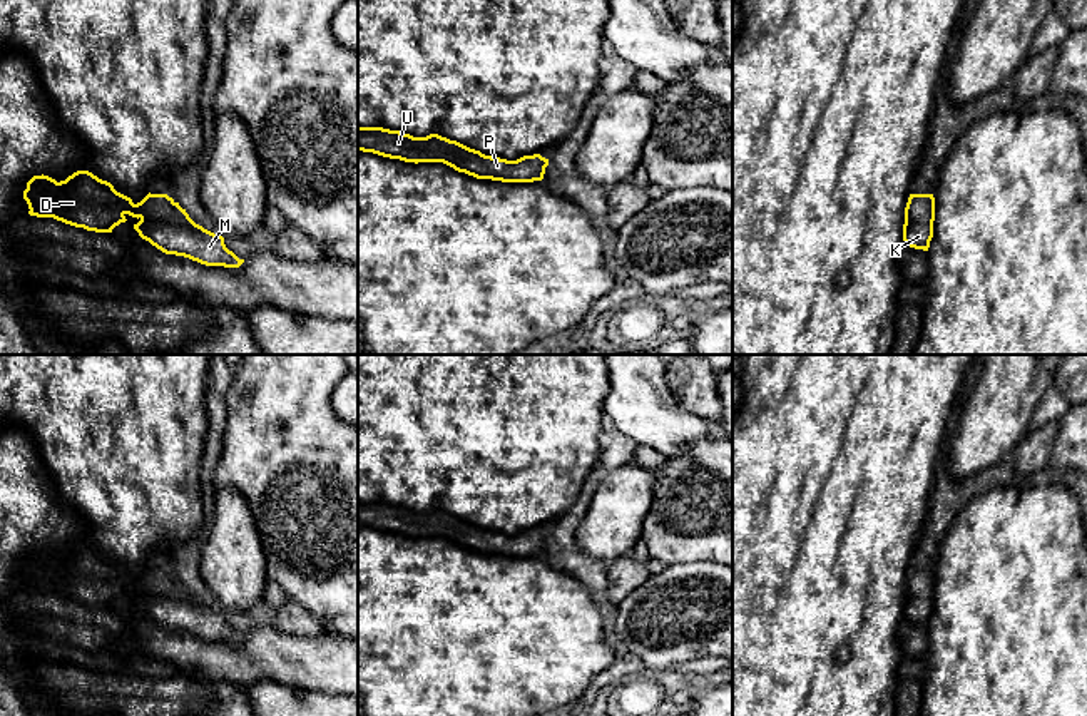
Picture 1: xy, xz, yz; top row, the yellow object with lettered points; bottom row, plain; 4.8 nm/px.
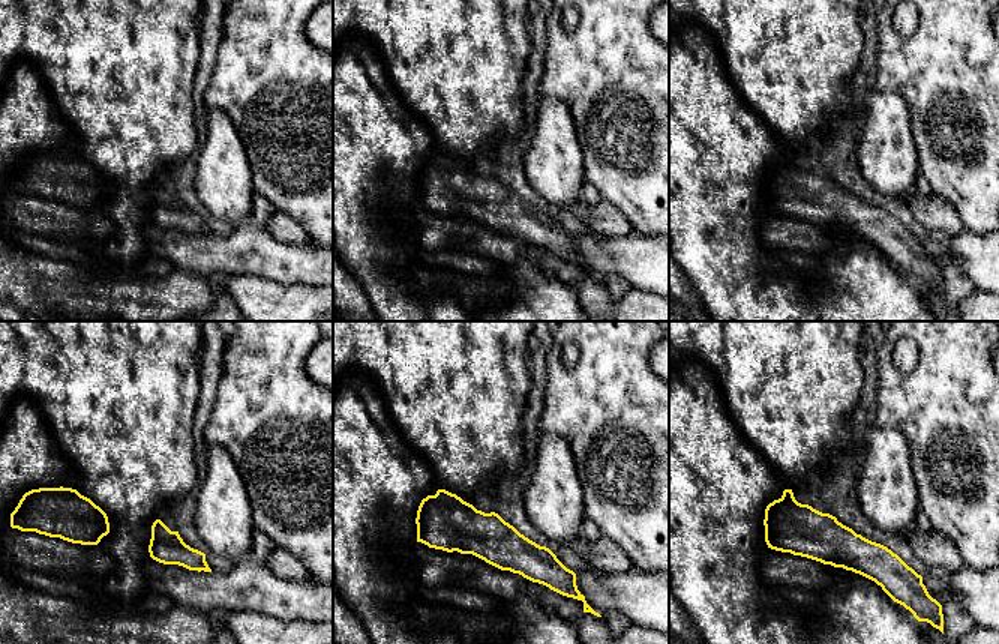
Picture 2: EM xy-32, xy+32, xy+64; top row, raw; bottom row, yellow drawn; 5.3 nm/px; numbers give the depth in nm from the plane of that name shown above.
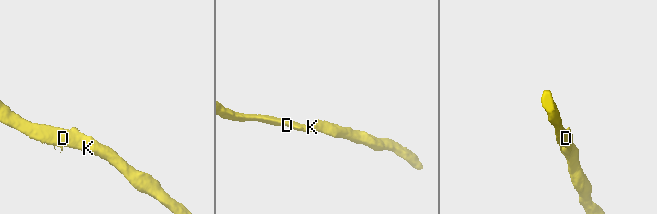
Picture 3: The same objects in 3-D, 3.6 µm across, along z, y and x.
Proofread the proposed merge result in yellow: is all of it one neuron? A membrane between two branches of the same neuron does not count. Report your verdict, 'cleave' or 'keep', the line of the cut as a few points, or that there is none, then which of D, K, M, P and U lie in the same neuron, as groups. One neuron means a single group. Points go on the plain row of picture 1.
keep; cut none; groups D K M P U

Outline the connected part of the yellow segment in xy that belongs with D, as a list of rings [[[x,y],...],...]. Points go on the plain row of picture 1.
[[[77,545],[60,557],[43,549],[33,550],[23,574],[30,591],[54,592],[95,607],[112,607],[129,589],[139,594],[134,599],[139,611],[166,629],[184,631],[206,641],[239,642],[244,637],[226,622],[222,611],[196,599],[167,569],[149,567],[134,579],[89,545]]]

